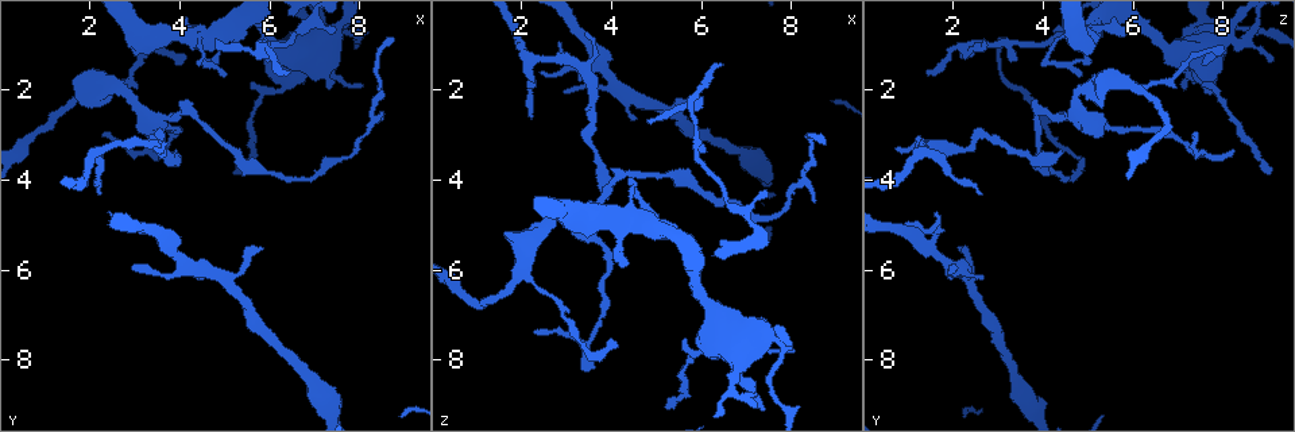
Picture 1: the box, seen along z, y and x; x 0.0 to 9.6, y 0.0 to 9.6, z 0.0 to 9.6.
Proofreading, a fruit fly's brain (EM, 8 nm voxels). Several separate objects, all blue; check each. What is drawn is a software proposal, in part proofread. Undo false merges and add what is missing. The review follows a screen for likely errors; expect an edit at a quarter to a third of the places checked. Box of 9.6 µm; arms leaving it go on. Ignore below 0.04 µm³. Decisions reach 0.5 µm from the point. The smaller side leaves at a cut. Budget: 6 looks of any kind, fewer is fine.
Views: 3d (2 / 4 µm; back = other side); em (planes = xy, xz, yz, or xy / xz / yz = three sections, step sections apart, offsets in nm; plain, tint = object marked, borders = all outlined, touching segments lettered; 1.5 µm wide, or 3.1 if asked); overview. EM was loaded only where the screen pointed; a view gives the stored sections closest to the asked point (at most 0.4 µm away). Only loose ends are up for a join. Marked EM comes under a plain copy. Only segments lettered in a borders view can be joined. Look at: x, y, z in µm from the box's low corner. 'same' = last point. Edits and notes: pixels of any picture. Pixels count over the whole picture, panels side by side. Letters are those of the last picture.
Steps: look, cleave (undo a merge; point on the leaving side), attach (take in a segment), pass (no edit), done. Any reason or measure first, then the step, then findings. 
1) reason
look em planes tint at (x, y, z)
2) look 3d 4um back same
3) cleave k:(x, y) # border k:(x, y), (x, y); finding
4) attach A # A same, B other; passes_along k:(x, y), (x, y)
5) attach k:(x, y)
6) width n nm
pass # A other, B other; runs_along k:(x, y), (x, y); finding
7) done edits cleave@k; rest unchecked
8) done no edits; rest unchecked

sharp bend
look 3d 4um at (4.25, 2.50, 3.95)

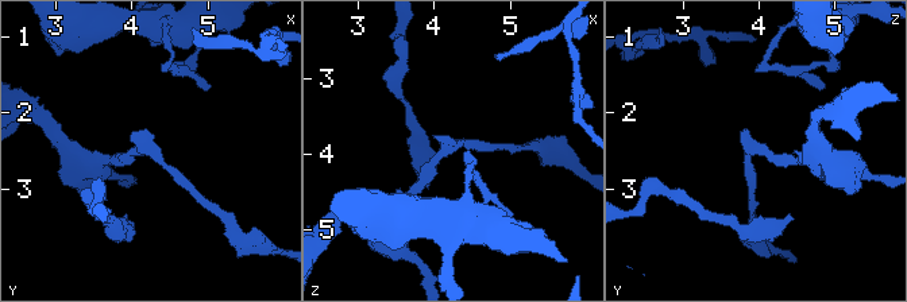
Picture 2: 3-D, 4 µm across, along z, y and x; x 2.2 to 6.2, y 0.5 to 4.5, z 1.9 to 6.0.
look em planes tint at (4.15, 2.45, 3.95)

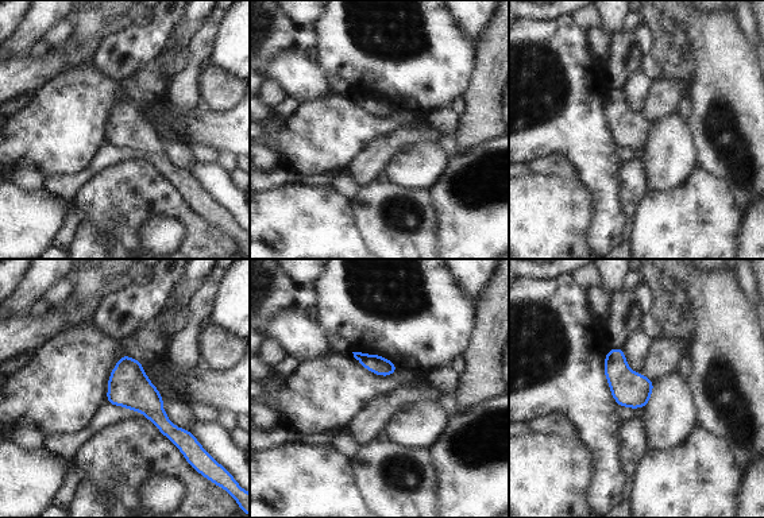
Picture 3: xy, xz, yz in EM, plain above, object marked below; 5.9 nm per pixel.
look em planes borders same

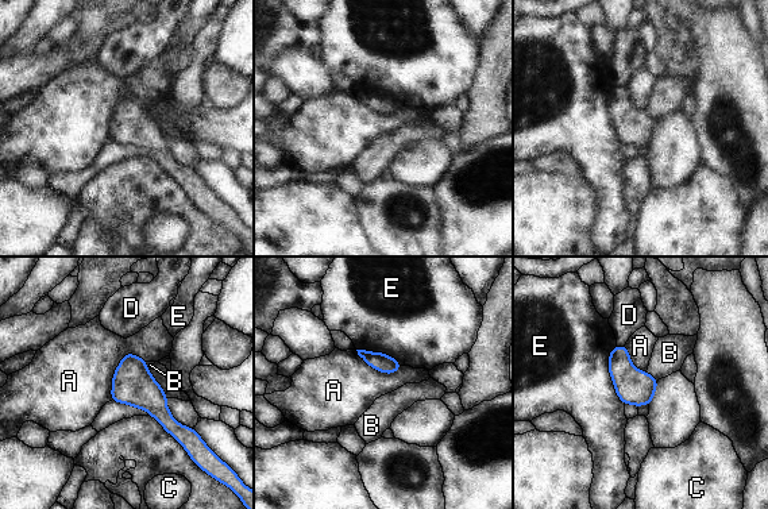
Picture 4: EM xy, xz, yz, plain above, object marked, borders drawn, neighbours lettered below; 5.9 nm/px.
width 200 nm
pass # A other, B other, C other, D other, E other; border 4:(645, 371), (657, 380); one neuron here

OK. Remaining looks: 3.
calibre changes
look em planes tint at (6.15, 2.00, 7.65)

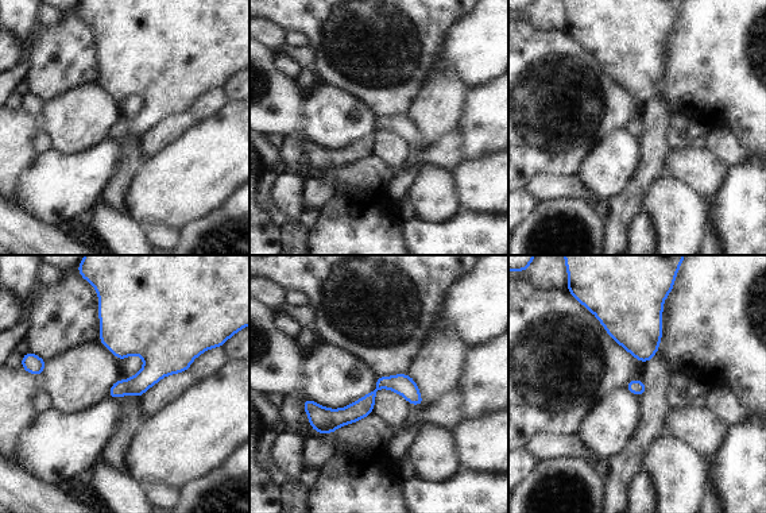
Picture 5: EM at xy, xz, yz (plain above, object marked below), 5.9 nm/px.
what lies round it
look em planes borders same

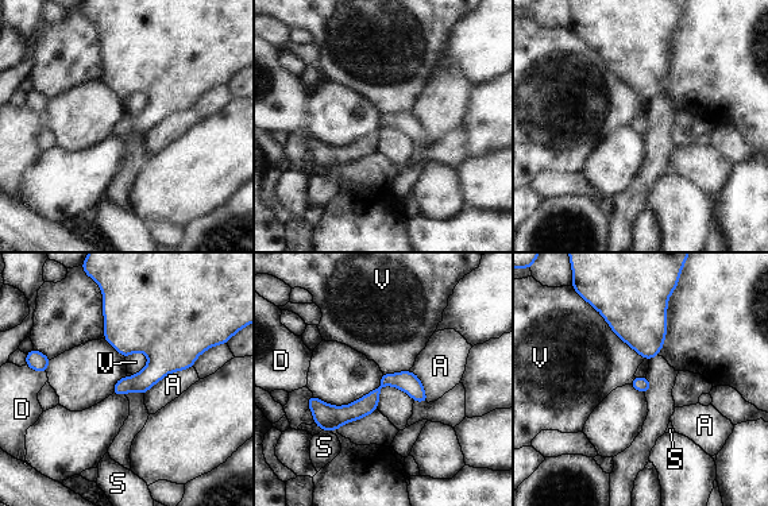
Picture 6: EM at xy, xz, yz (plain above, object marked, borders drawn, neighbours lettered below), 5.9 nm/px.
width 100 nm
pass # A other, D other, S other, V other; one neuron here

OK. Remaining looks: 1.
done no edits; rest unchecked

